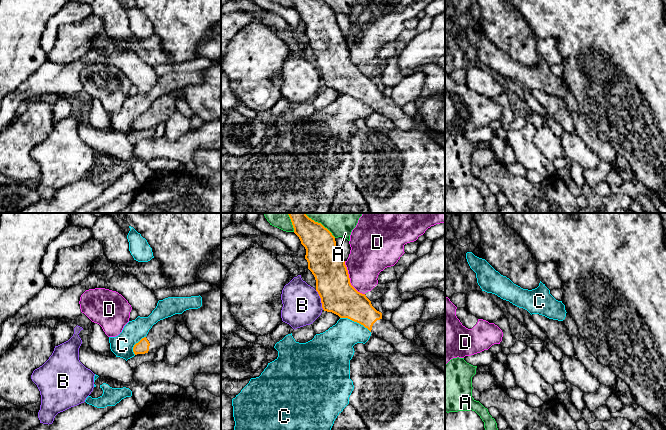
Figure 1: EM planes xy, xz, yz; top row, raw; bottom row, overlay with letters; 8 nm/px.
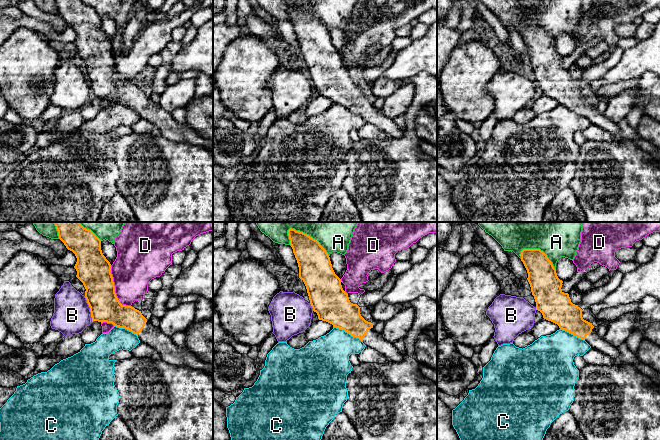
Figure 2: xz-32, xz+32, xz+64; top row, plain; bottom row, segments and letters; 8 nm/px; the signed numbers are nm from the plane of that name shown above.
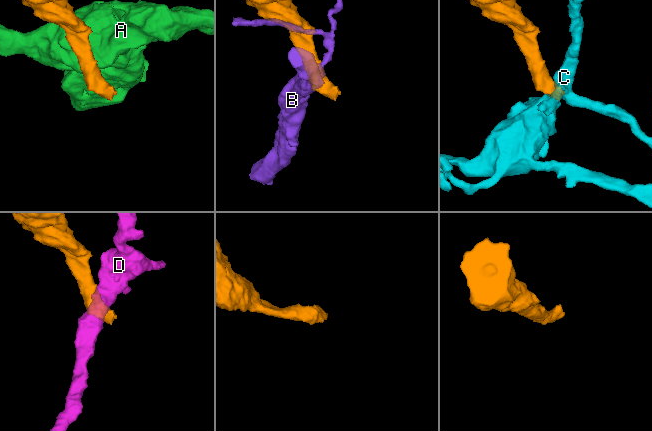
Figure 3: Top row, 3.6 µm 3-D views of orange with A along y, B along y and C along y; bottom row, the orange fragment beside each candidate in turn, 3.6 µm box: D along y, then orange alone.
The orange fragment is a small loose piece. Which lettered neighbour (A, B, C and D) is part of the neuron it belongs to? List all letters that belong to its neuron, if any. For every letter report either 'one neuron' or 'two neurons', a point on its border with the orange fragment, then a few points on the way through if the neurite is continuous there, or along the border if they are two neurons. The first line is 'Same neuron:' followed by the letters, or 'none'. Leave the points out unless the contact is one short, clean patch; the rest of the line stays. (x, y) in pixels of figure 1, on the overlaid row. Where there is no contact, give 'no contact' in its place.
Same neuron: none
A: two neurons; contact xz (320, 223)
B: two neurons; contact xz (321, 300)
C: two neurons; contact xz (355, 321); border xz (340, 317), (346, 317), (358, 322), (370, 332)
D: two neurons; contact xz (349, 279)

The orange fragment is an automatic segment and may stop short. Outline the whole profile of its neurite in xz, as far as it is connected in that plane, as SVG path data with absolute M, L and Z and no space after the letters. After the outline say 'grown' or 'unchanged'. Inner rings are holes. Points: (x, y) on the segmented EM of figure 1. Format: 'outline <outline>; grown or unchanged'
outline M288 213L288 215L291 219L294 233L299 237L301 244L306 249L305 259L308 262L308 269L315 277L316 291L321 298L324 311L332 312L340 318L348 318L363 325L371 332L371 335L388 342L396 353L410 355L420 352L429 360L443 360L443 358L429 353L422 344L418 346L413 339L405 338L403 332L395 328L391 321L386 321L382 318L382 313L372 306L371 301L365 294L358 292L351 285L348 270L336 246L335 237L327 228L309 218L306 213Z; grown

